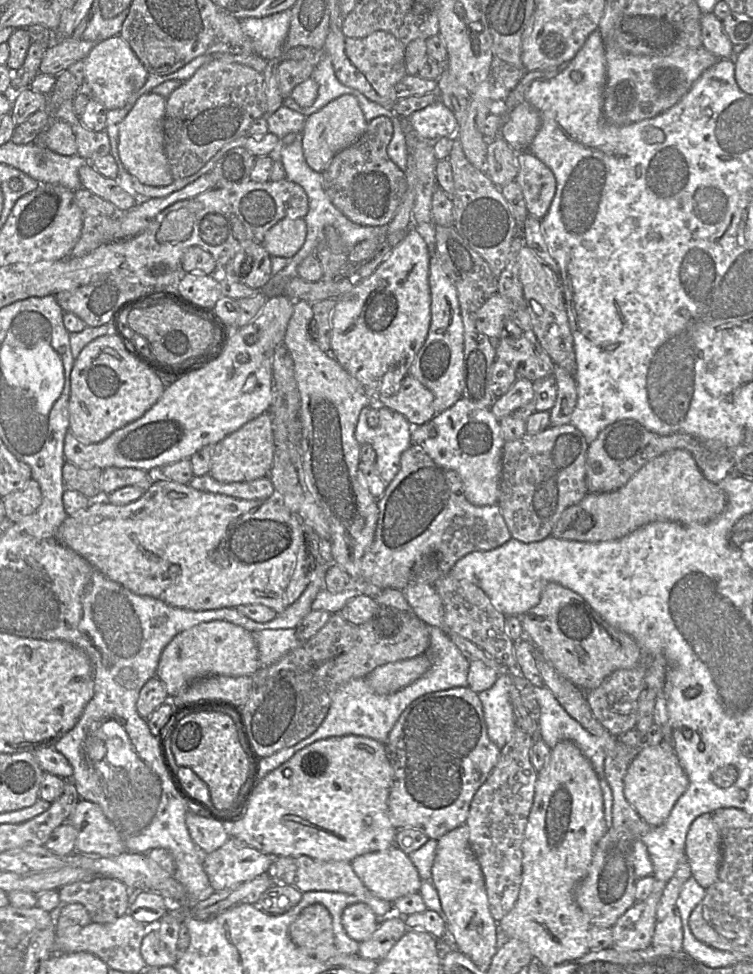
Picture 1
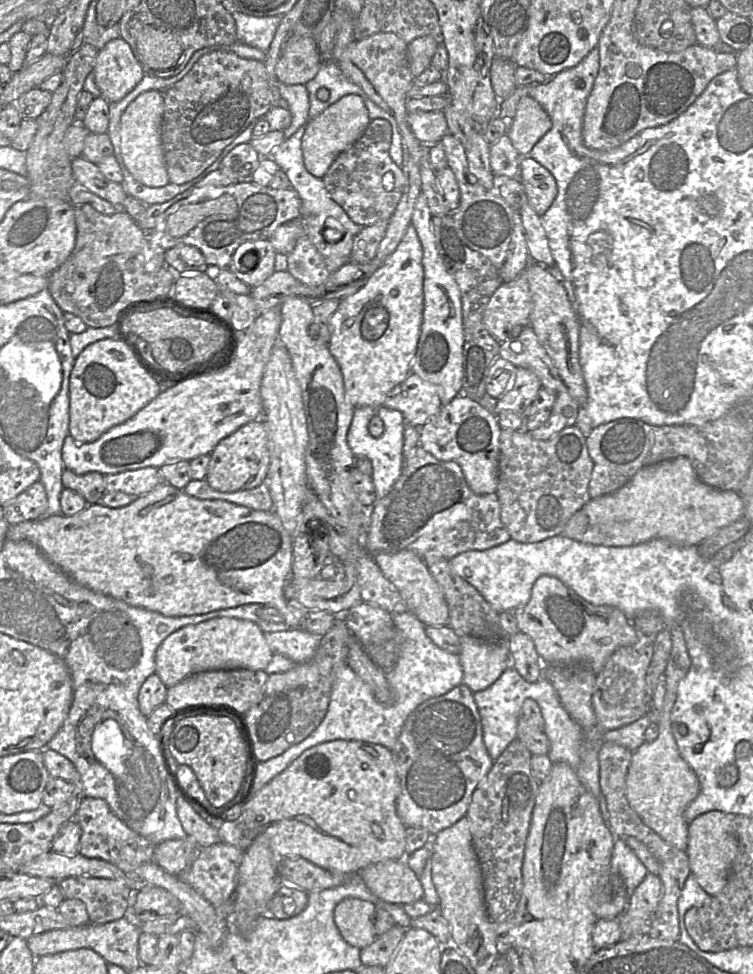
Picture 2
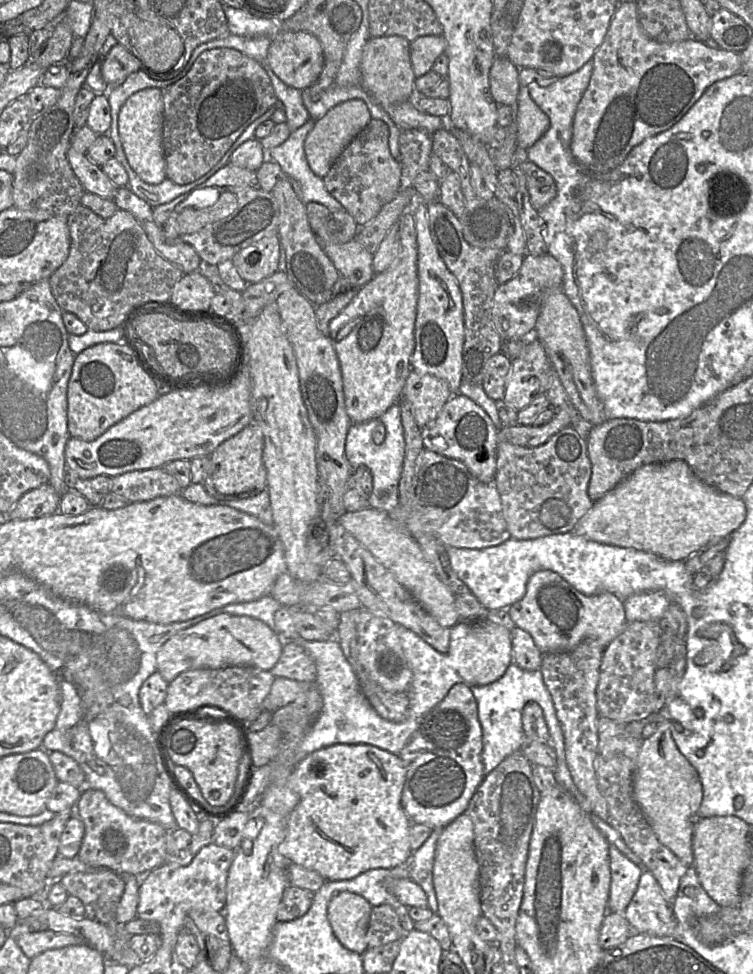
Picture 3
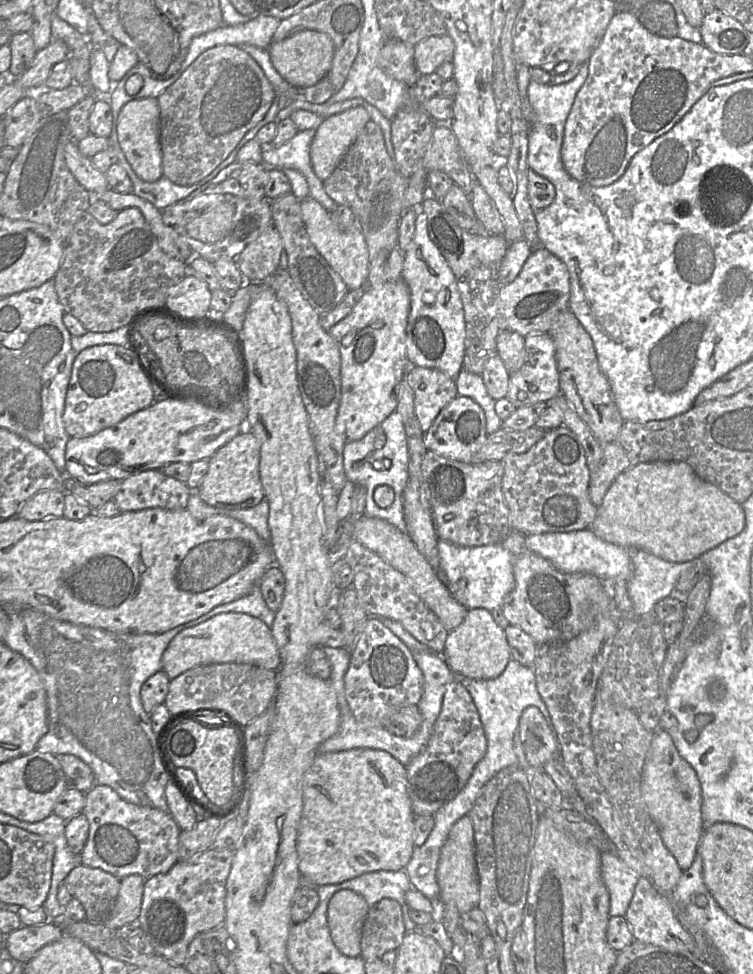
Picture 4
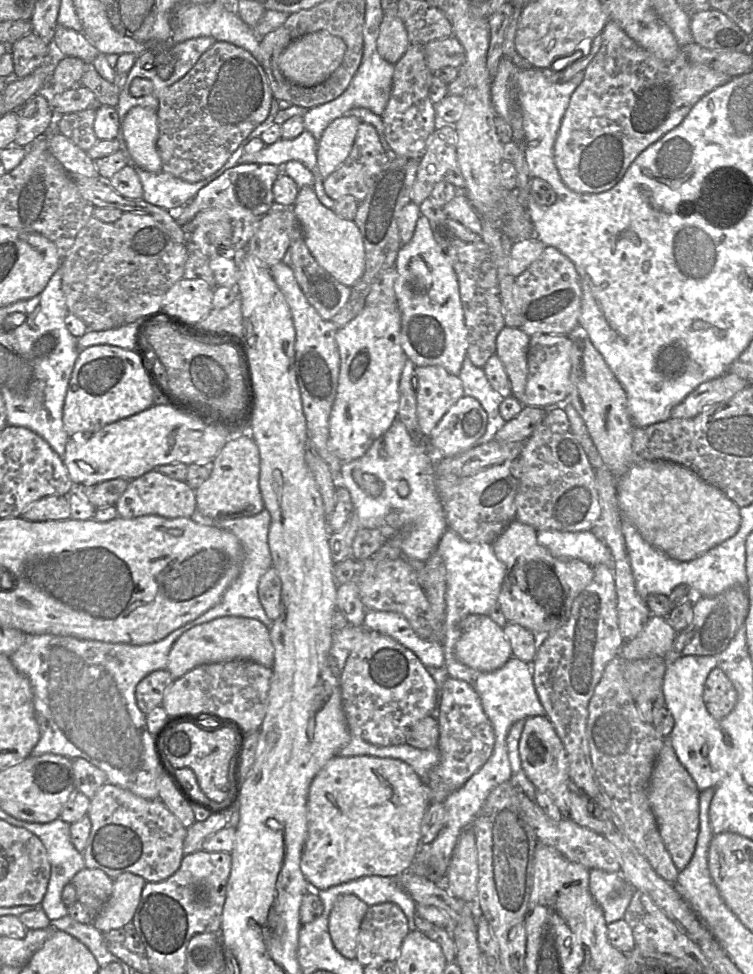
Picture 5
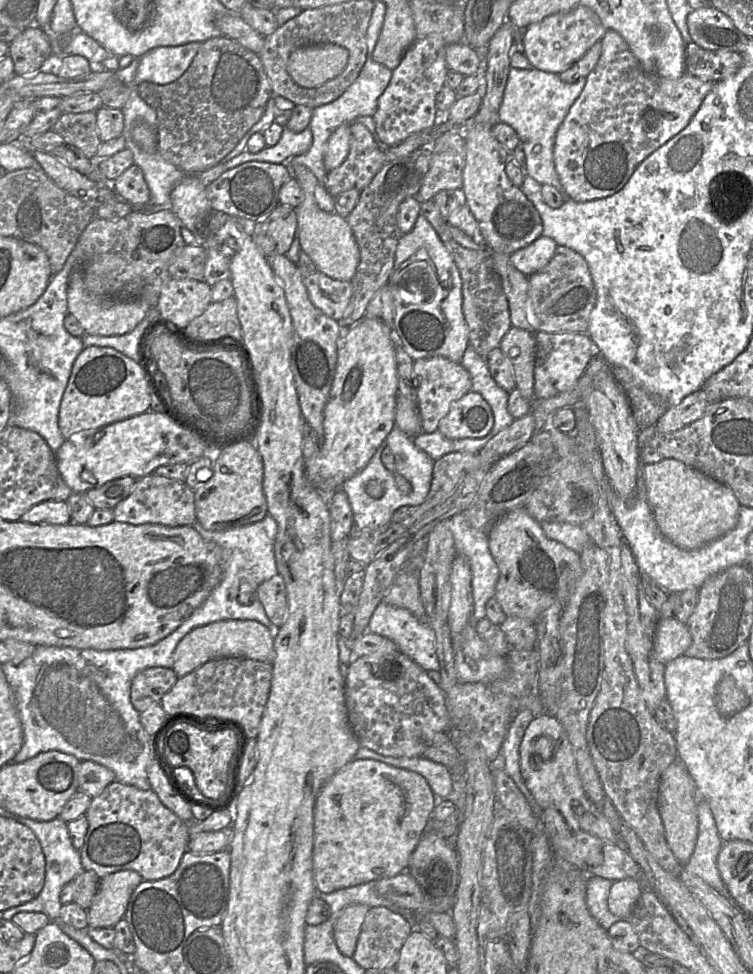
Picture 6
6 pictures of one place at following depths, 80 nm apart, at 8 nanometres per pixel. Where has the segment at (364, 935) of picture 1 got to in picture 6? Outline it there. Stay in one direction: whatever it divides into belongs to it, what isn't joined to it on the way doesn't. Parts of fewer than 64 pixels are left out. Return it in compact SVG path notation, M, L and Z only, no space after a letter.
M362 904L347 906L333 926L333 935L338 950L352 958L368 907Z

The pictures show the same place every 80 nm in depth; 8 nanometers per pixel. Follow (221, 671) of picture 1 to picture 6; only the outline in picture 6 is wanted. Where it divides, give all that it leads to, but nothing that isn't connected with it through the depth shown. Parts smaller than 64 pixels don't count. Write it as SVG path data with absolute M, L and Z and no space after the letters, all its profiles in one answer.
M224 620L194 628L177 644L172 669L183 677L204 663L226 657L245 657L272 664L275 658L274 629L268 629L254 620Z

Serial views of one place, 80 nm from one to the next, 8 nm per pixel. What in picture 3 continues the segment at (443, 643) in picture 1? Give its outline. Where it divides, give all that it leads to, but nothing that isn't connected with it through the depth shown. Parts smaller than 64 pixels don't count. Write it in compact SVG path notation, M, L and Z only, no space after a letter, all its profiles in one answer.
M397 626L397 632L404 656L412 672L412 680L406 692L409 700L407 717L408 719L415 717L418 727L422 716L442 701L452 686L460 683L462 679L455 669L448 664L448 658L445 654L436 651L411 630Z

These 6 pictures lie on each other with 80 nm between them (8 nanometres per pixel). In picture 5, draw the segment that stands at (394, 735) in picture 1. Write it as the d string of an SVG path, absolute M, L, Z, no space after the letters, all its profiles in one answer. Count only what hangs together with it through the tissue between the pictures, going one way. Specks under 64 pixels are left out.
M448 678L438 692L438 725L437 748L440 758L424 782L430 804L444 802L451 793L462 787L485 765L495 744L494 729L480 697L475 689L463 680Z

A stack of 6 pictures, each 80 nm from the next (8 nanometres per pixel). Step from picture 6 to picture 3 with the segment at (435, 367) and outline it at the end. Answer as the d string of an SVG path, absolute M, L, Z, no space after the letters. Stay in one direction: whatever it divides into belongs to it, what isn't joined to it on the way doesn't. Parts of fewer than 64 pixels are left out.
M411 370L403 389L402 400L410 404L414 420L422 430L437 417L452 396L445 381Z

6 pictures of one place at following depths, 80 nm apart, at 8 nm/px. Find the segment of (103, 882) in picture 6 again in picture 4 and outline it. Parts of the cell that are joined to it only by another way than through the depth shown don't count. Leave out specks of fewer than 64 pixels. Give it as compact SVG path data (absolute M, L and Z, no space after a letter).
M138 874L129 875L121 880L114 907L103 922L106 927L117 930L137 921L141 911L144 883L145 879Z

